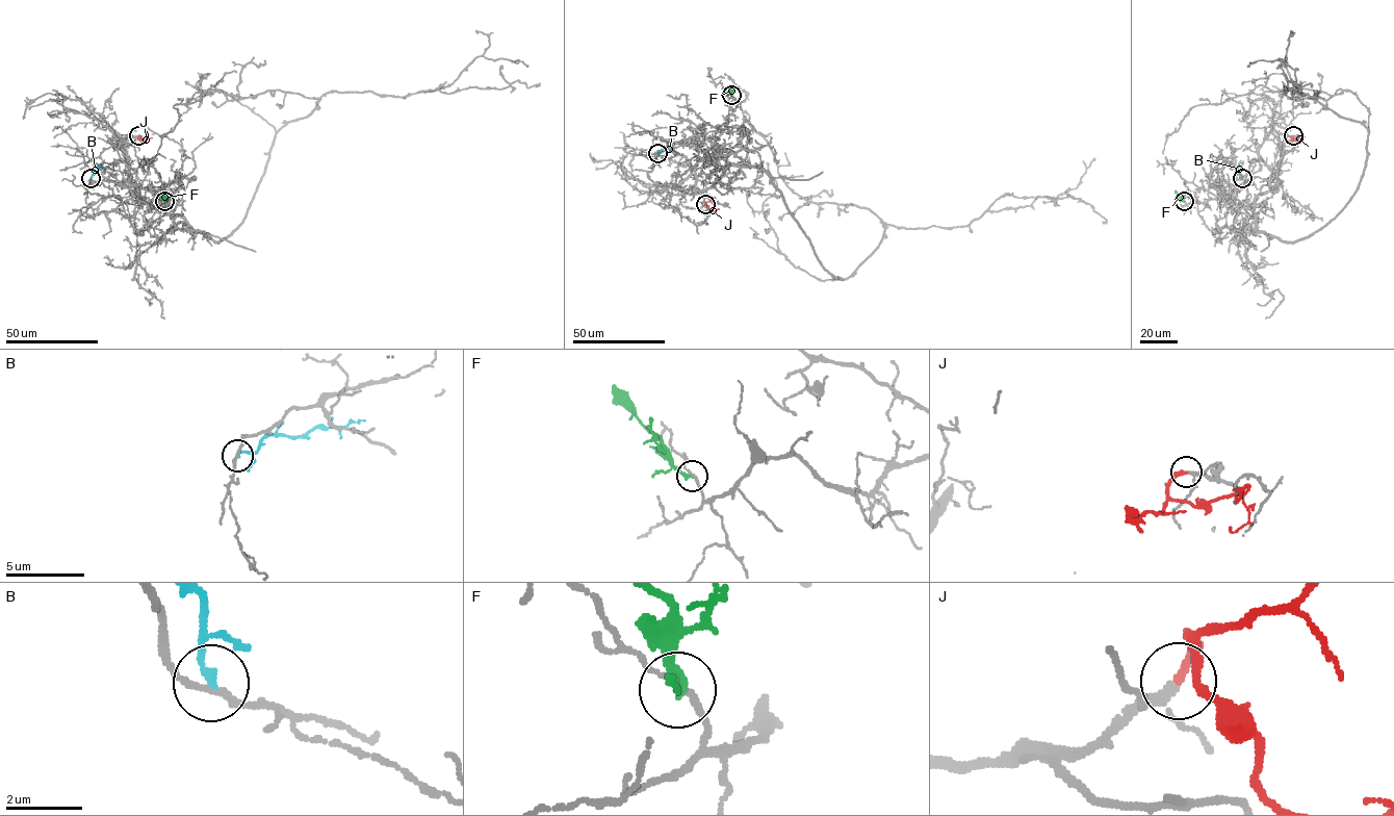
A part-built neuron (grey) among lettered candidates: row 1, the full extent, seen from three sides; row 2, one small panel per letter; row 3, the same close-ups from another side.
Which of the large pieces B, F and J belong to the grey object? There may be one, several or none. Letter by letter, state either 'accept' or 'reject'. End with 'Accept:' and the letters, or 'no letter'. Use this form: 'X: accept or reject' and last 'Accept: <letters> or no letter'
B: reject
F: reject
J: accept
Accept: J

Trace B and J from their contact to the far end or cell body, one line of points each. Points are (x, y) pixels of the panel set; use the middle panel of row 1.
B: (657, 153), (672, 149)
J: (704, 204), (711, 210), (719, 208)

